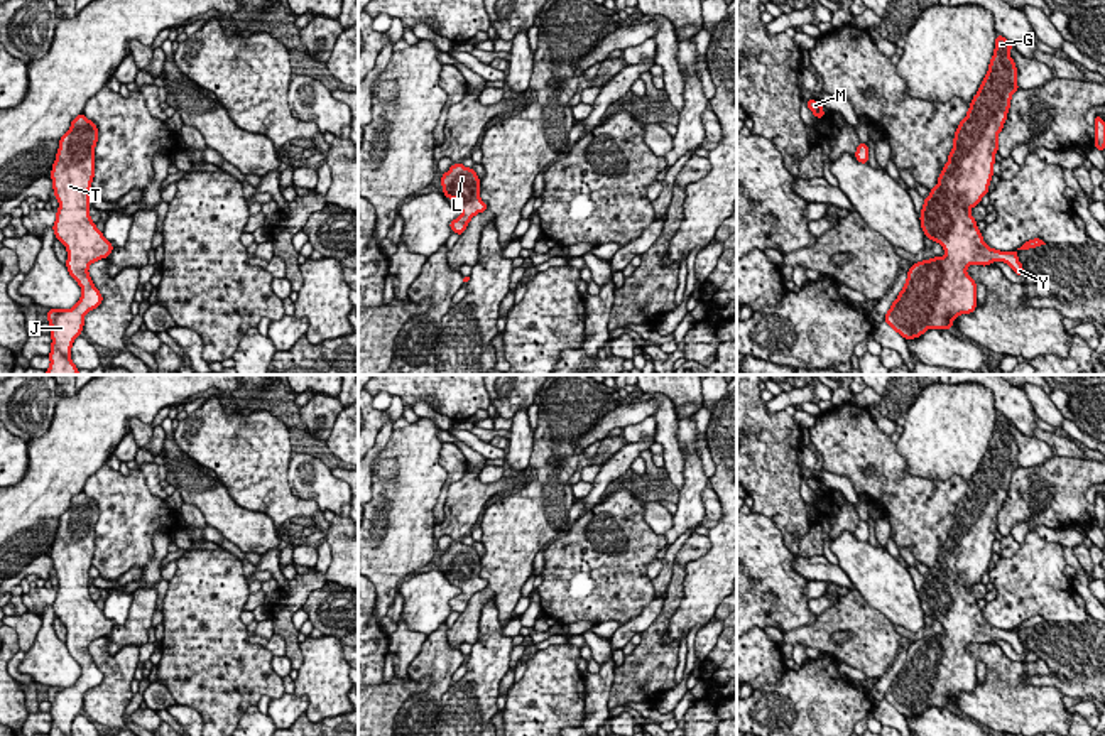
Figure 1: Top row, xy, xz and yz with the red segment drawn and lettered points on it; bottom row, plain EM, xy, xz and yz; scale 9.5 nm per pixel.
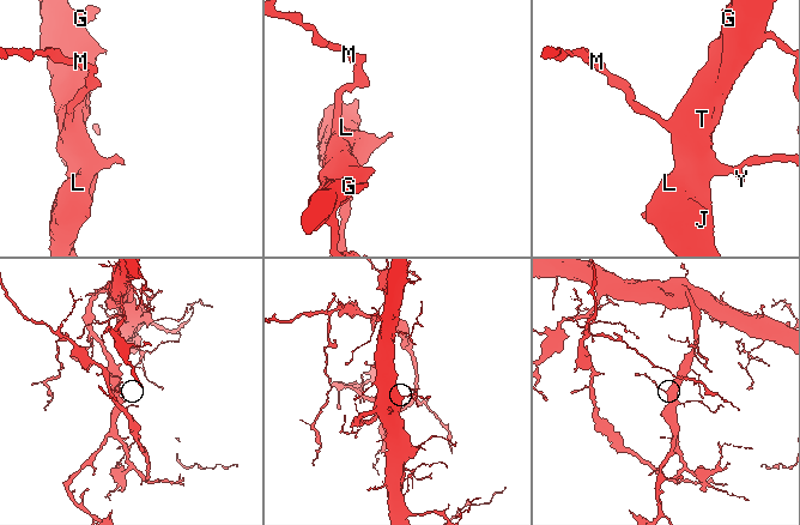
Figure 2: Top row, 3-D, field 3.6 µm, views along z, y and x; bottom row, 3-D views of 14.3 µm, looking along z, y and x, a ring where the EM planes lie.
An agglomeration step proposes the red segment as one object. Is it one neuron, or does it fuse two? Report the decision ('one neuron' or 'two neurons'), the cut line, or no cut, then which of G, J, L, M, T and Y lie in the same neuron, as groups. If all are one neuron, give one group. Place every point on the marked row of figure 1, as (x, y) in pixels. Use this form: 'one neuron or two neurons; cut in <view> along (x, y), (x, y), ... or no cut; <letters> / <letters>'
one neuron; no cut; G J L M T Y

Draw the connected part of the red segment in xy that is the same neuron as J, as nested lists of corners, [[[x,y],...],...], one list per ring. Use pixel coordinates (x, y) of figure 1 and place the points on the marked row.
[[[84,113],[71,120],[69,130],[59,138],[51,179],[59,203],[52,231],[68,252],[66,267],[81,287],[81,297],[71,309],[49,309],[51,353],[46,375],[79,375],[71,360],[71,348],[79,338],[84,316],[100,307],[103,295],[90,277],[90,265],[110,257],[115,248],[90,216],[90,189],[95,177],[95,147],[98,127]]]

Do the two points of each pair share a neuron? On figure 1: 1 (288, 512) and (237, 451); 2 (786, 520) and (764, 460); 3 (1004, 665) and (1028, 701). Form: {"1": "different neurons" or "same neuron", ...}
{"1": "same neuron", "2": "same neuron", "3": "same neuron"}

